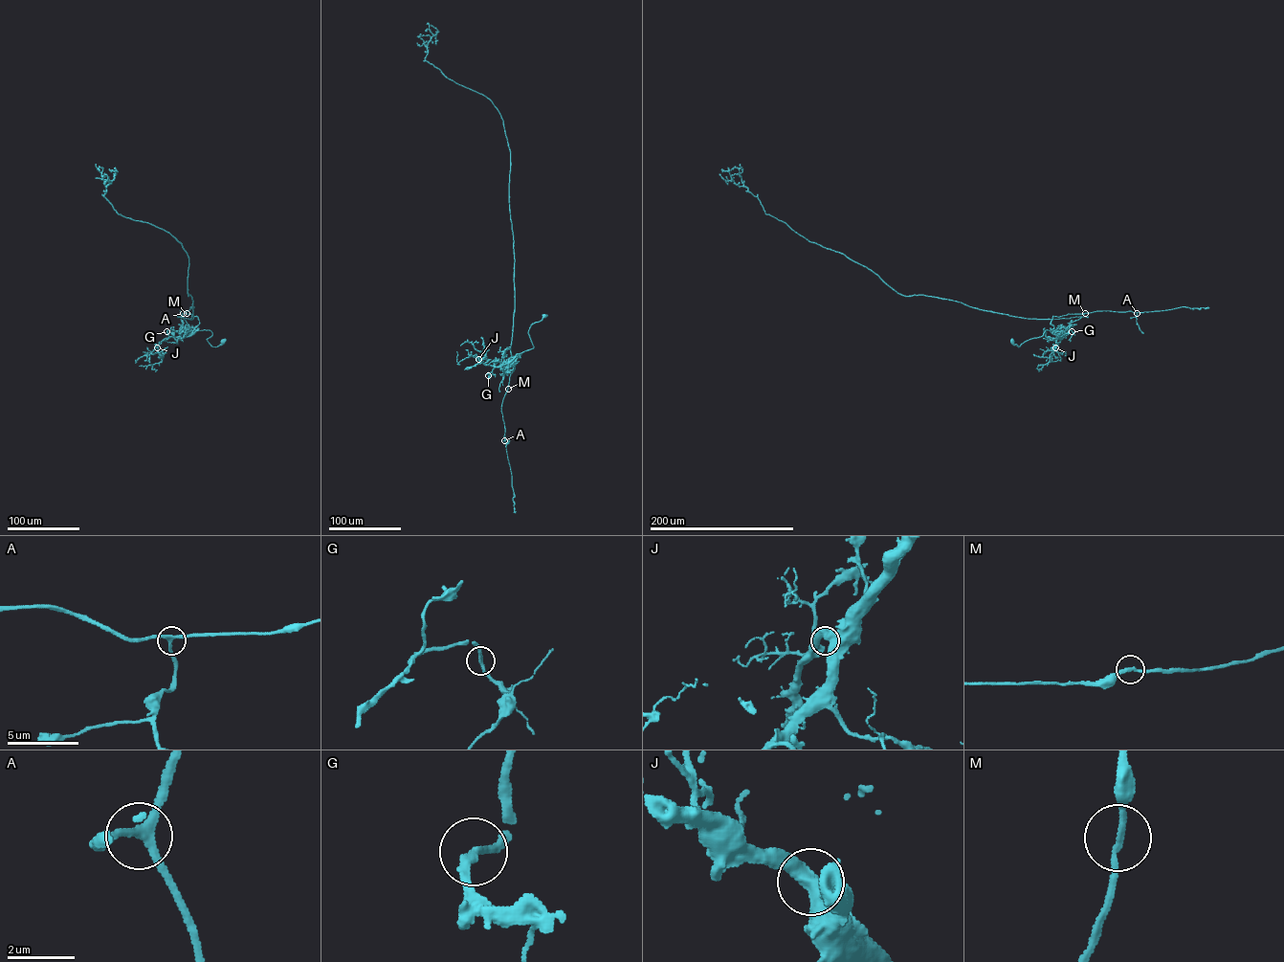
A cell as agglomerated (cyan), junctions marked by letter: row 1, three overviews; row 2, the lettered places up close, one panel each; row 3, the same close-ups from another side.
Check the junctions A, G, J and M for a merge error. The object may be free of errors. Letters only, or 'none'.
none

